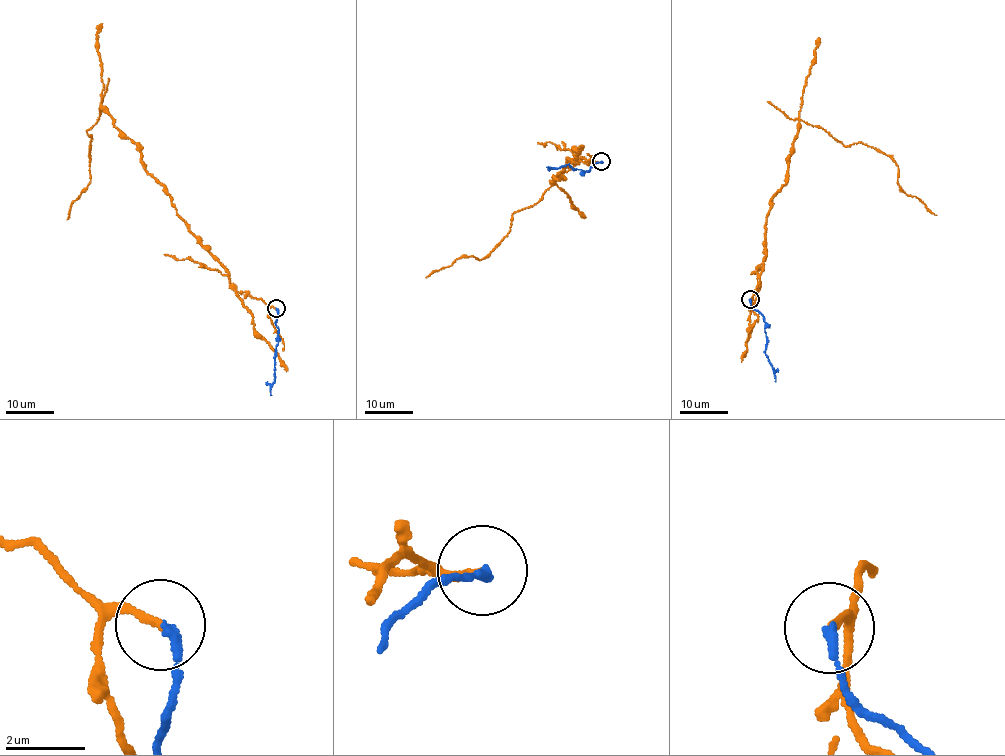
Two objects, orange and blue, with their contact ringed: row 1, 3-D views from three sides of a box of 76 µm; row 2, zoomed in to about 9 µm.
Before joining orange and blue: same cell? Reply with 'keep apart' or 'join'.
keep apart

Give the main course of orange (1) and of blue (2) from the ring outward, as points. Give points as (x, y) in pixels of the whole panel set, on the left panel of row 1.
1: (275, 309), (235, 289), (224, 266), (145, 169), (140, 148), (101, 103), (87, 132), (90, 181), (67, 219)
2: (276, 309), (279, 337), (271, 395)

